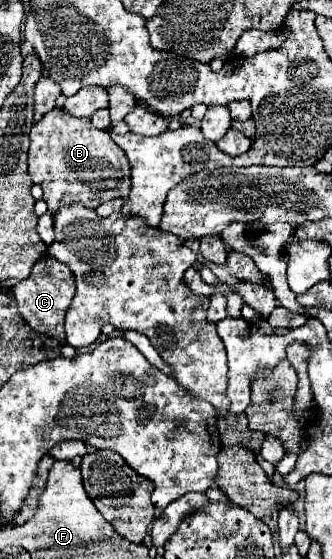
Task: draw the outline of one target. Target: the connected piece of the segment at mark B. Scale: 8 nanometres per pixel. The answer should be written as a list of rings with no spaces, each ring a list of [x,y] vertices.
[[[55,107],[41,121],[33,123],[29,139],[29,175],[33,183],[43,187],[43,199],[51,213],[71,203],[95,209],[109,199],[129,199],[131,169],[127,155],[113,143],[107,131],[93,127],[89,119],[77,119]]]

